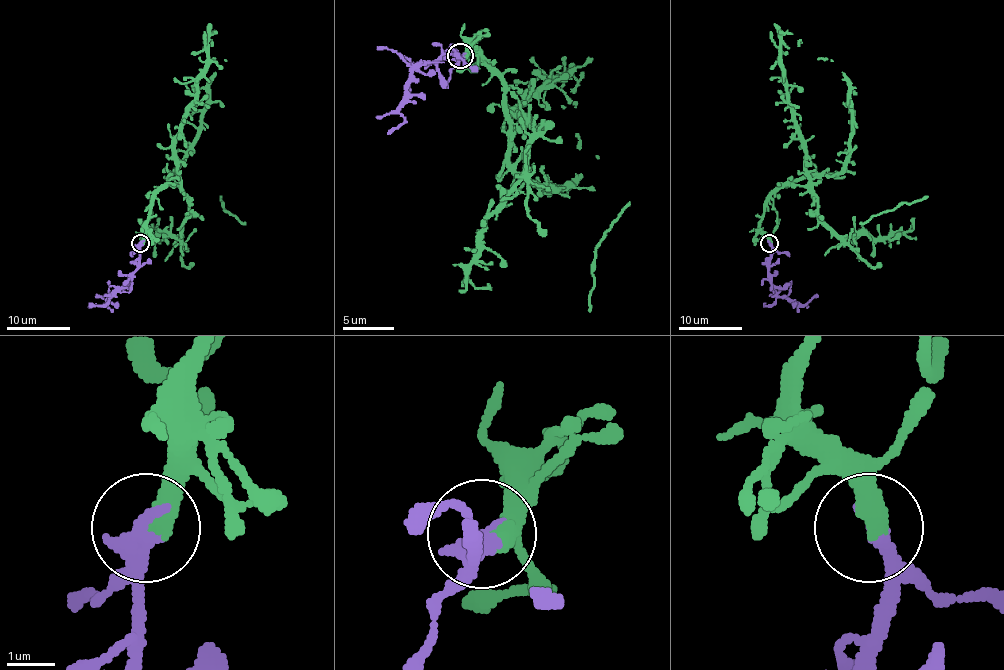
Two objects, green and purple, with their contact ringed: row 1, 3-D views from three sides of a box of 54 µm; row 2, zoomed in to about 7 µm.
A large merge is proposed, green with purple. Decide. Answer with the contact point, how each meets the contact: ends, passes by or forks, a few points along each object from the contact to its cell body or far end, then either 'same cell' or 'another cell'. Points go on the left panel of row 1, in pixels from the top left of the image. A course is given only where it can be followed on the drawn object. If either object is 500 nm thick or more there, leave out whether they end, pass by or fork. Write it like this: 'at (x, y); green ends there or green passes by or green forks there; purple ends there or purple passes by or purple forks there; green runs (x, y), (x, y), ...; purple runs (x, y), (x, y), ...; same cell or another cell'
at (140, 243); green runs (140, 243), (151, 202), (176, 168), (175, 140), (207, 59), (207, 38), (213, 33), (211, 43), (203, 41); purple runs (140, 243), (138, 268), (129, 279), (103, 305), (105, 300), (95, 294); same cell

